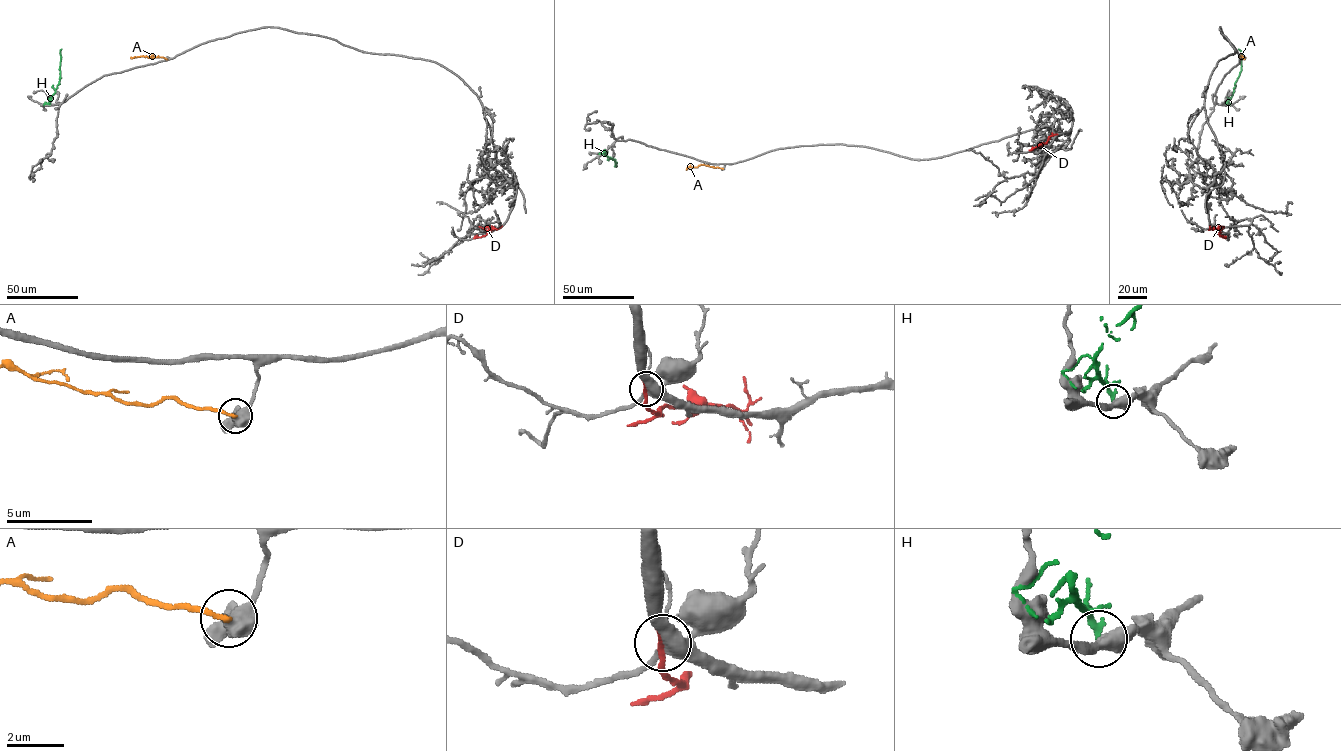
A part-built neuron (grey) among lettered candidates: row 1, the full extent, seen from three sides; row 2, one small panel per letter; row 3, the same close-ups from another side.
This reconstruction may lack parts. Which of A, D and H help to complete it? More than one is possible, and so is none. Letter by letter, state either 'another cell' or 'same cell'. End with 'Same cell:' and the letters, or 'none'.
A: another cell
D: another cell
H: another cell
Same cell: none

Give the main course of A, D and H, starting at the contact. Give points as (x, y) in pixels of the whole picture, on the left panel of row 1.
A: (167, 59), (130, 57)
D: (500, 227), (473, 238)
H: (44, 105), (50, 101), (60, 80), (61, 49)

